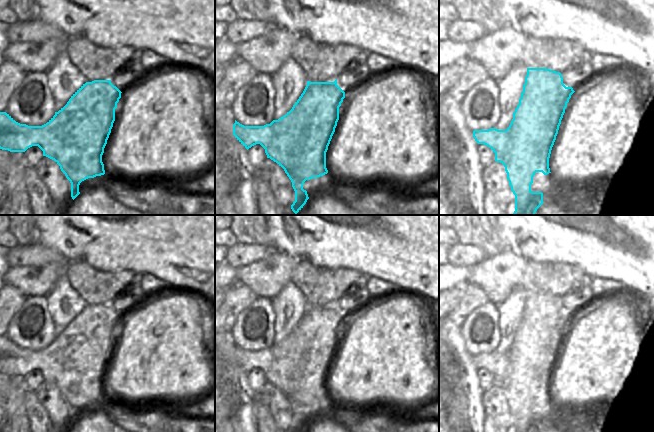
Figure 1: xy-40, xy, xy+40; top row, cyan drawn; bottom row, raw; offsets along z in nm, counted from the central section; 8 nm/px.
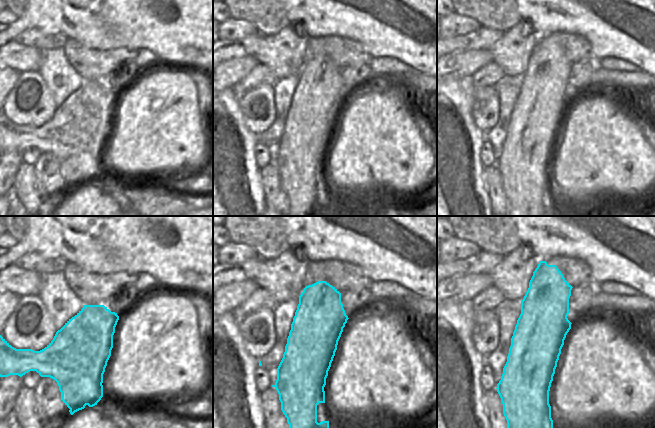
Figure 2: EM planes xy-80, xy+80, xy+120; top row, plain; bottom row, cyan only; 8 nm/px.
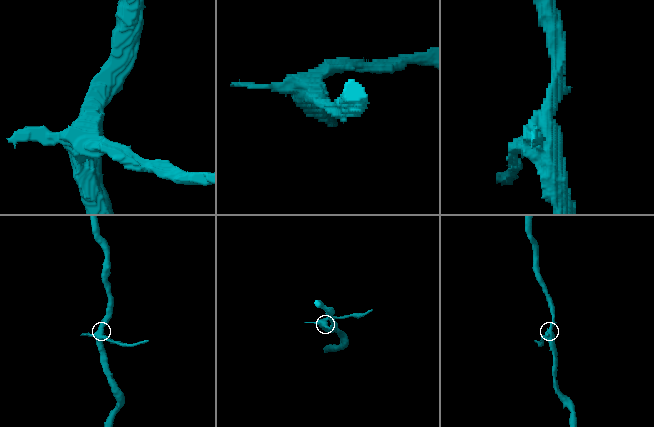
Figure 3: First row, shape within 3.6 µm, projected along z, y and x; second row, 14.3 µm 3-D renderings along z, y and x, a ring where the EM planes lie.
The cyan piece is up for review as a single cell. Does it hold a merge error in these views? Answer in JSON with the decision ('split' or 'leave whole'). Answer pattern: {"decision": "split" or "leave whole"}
{"decision": "split"}

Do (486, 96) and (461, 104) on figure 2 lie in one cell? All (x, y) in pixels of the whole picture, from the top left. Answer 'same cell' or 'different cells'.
different cells

